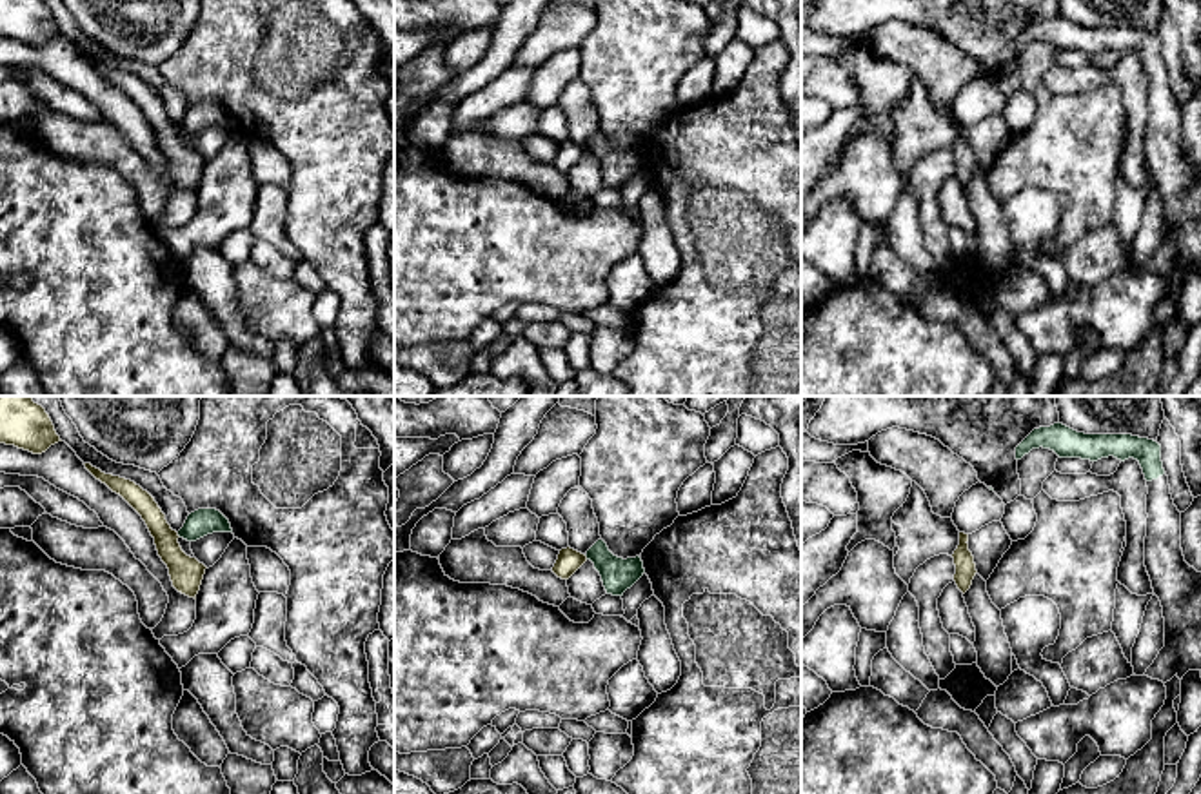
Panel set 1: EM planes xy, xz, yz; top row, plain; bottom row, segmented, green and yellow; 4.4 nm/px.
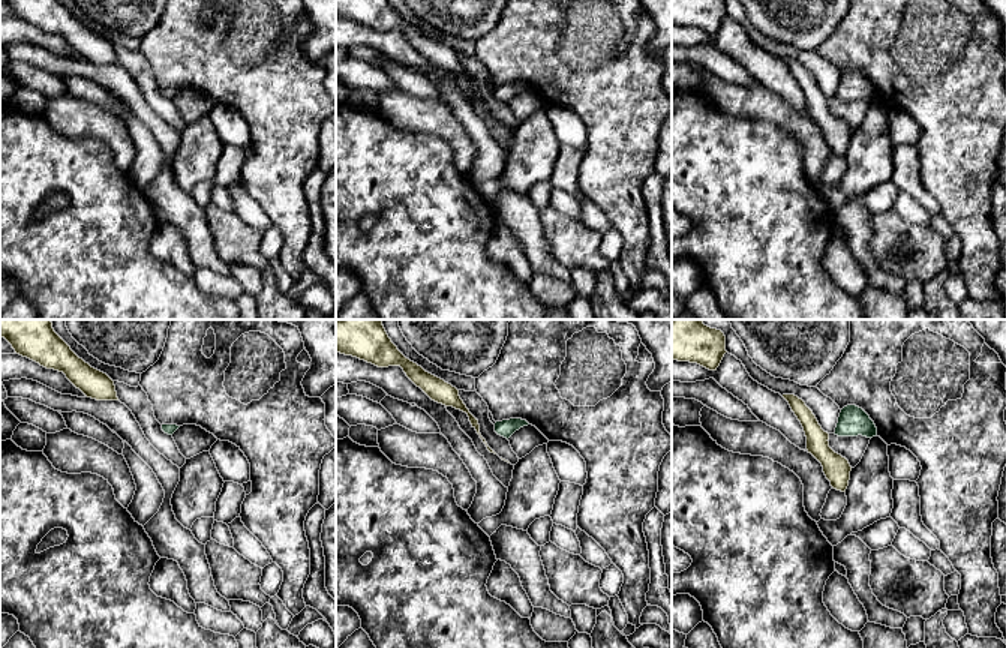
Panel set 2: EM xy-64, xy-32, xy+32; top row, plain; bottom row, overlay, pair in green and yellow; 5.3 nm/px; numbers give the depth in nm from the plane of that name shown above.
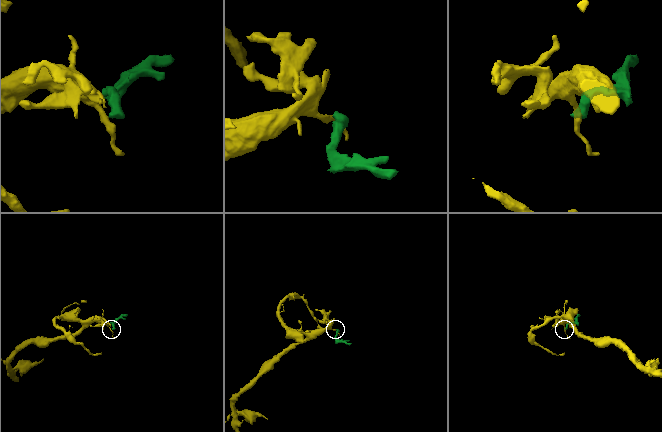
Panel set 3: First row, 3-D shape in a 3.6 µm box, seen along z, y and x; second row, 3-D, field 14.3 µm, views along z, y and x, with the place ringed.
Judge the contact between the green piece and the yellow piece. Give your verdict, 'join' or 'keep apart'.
keep apart

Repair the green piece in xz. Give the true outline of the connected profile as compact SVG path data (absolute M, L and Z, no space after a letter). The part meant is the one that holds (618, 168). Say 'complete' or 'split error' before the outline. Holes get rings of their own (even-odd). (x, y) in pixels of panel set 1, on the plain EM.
complete; M598 133L589 144L587 153L594 156L600 165L607 187L623 189L645 165L643 154L636 151L614 149L603 133Z

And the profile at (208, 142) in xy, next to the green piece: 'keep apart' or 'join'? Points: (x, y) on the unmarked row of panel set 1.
keep apart

